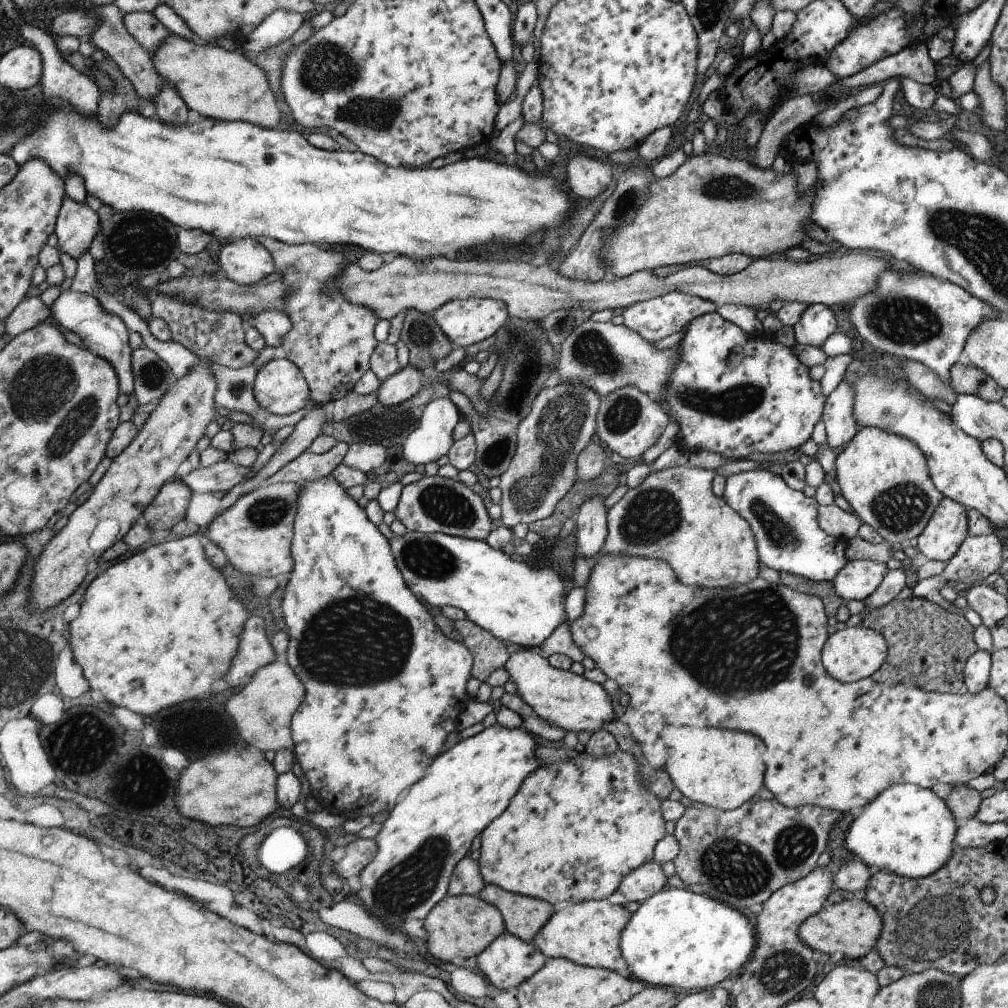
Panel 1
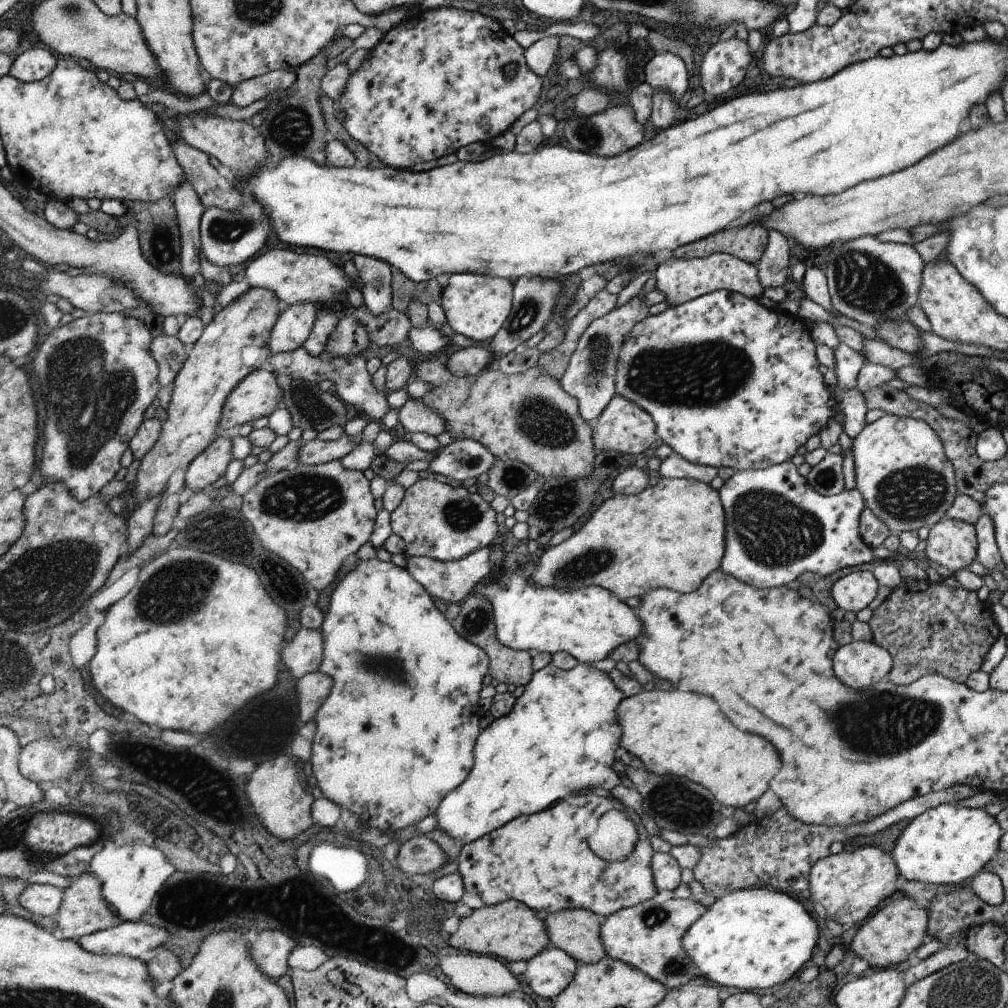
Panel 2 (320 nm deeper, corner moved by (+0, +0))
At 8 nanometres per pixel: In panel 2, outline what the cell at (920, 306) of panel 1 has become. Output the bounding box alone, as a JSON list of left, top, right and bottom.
[825,234,926,330]

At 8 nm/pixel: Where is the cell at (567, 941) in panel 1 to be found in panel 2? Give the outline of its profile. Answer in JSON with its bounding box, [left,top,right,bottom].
[600,892,706,990]

